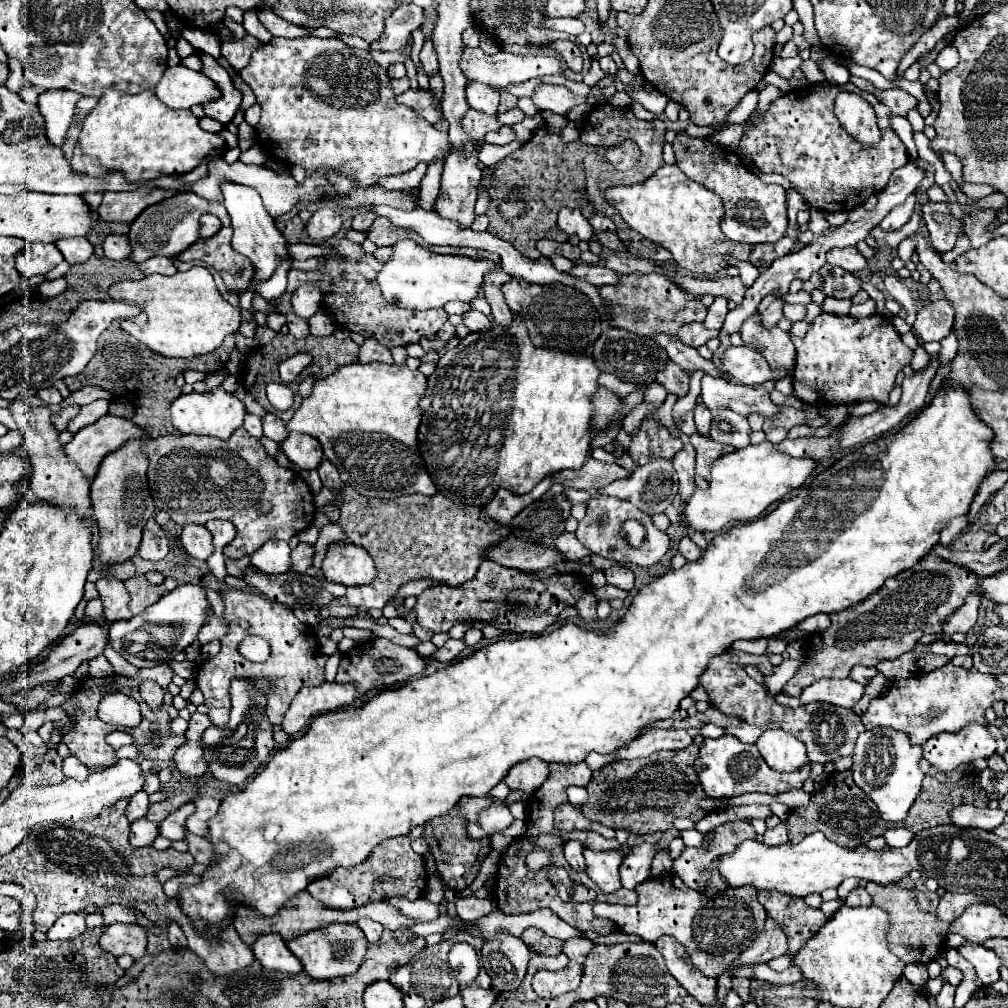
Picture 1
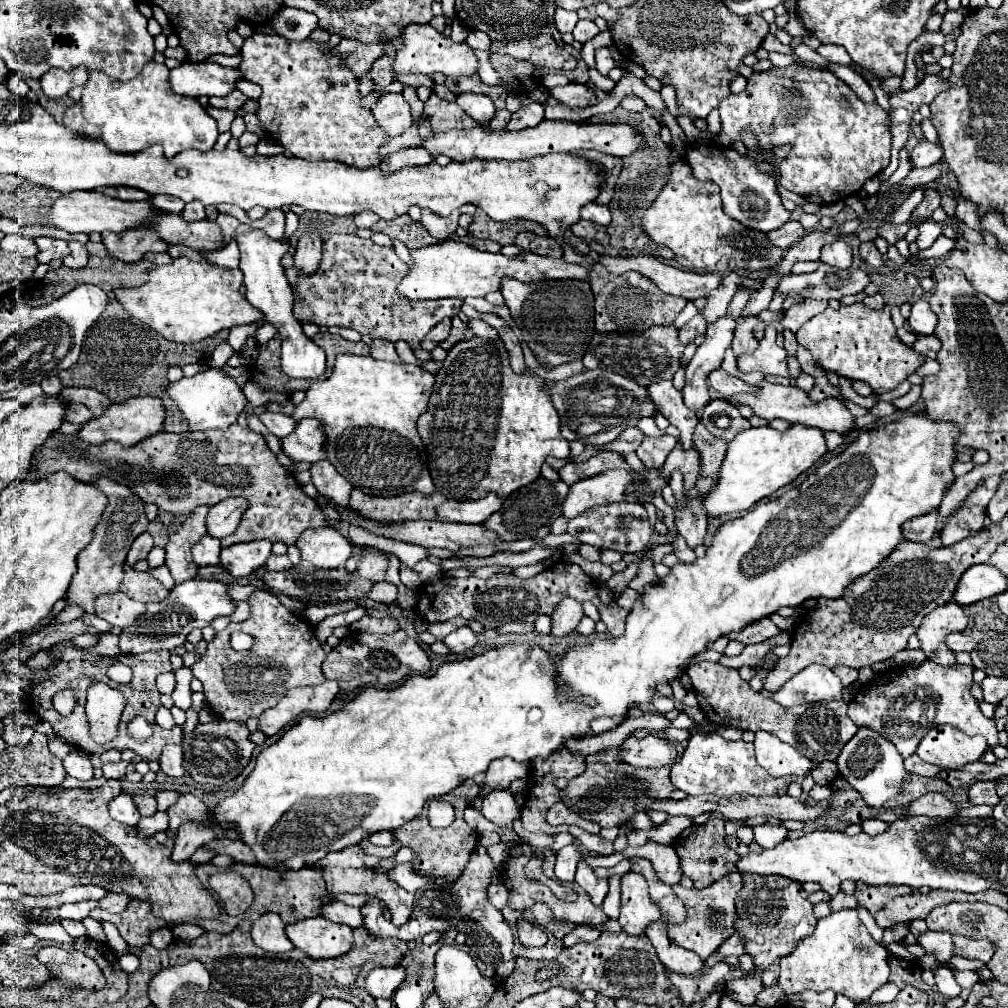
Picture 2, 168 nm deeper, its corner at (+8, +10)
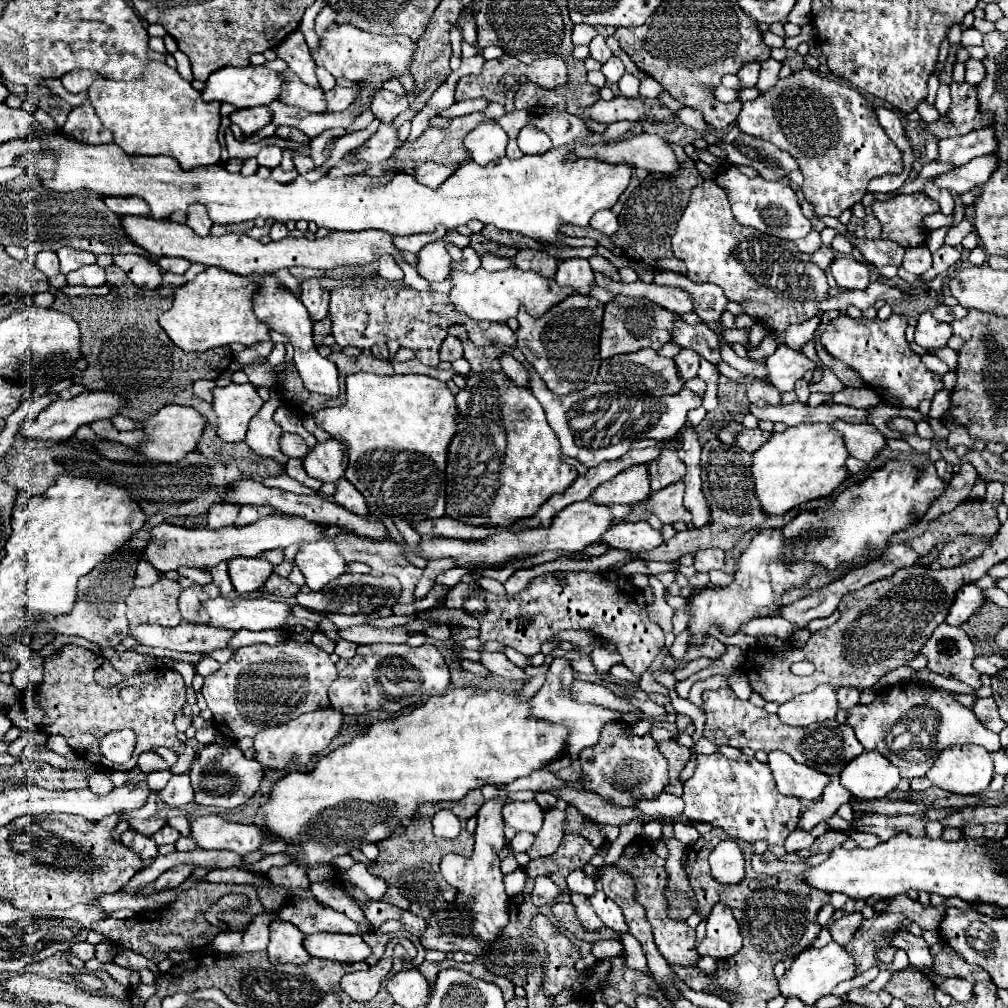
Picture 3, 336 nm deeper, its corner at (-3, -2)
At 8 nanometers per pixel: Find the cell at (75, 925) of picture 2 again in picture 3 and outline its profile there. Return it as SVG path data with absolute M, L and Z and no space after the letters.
M79 942L79 944L73 944L69 952L71 952L73 956L77 956L79 960L87 962L89 958L95 956L95 946L93 946L93 944L87 944L87 942Z

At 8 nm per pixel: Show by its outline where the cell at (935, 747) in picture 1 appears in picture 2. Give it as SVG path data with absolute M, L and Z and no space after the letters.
M942 724L942 726L936 726L932 728L918 744L918 750L916 754L928 762L928 764L934 764L934 766L940 766L940 768L960 768L968 762L974 762L974 760L980 760L980 756L984 754L986 750L986 740L984 736L966 736L962 734L958 728L950 728L948 724Z

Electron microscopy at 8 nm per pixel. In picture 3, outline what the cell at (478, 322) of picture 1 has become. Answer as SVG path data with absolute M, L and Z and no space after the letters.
M509 354L501 356L501 370L509 380L513 380L515 386L529 388L529 374L513 356L509 356Z

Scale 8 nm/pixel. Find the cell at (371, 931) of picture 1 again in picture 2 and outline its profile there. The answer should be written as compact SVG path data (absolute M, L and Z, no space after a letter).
M334 902L334 904L326 904L322 914L326 918L332 918L338 924L346 924L350 928L358 928L364 924L364 916L360 914L360 908L354 906L346 906L342 902Z

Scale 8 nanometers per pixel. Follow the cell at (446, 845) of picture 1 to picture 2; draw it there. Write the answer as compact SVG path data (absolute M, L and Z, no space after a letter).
M466 780L464 784L460 784L460 788L455 788L452 792L443 795L443 800L454 803L455 820L448 828L432 828L428 824L428 816L426 812L416 816L414 820L402 824L394 836L398 842L402 842L404 846L412 848L418 852L418 860L414 862L414 868L422 874L430 874L430 876L444 876L450 882L458 880L458 876L462 874L462 870L466 868L476 844L478 844L478 834L476 830L472 830L466 820L464 820L464 808L470 804L470 798L474 798L480 792L480 786L474 780Z

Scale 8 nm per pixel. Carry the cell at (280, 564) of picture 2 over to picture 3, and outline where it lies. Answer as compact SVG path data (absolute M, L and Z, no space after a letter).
M273 574L273 576L267 580L265 590L267 590L267 592L271 592L271 594L275 594L275 596L289 598L289 596L295 596L295 594L299 592L299 586L295 586L295 584L291 584L289 580L279 578L279 576L275 576L275 574Z

